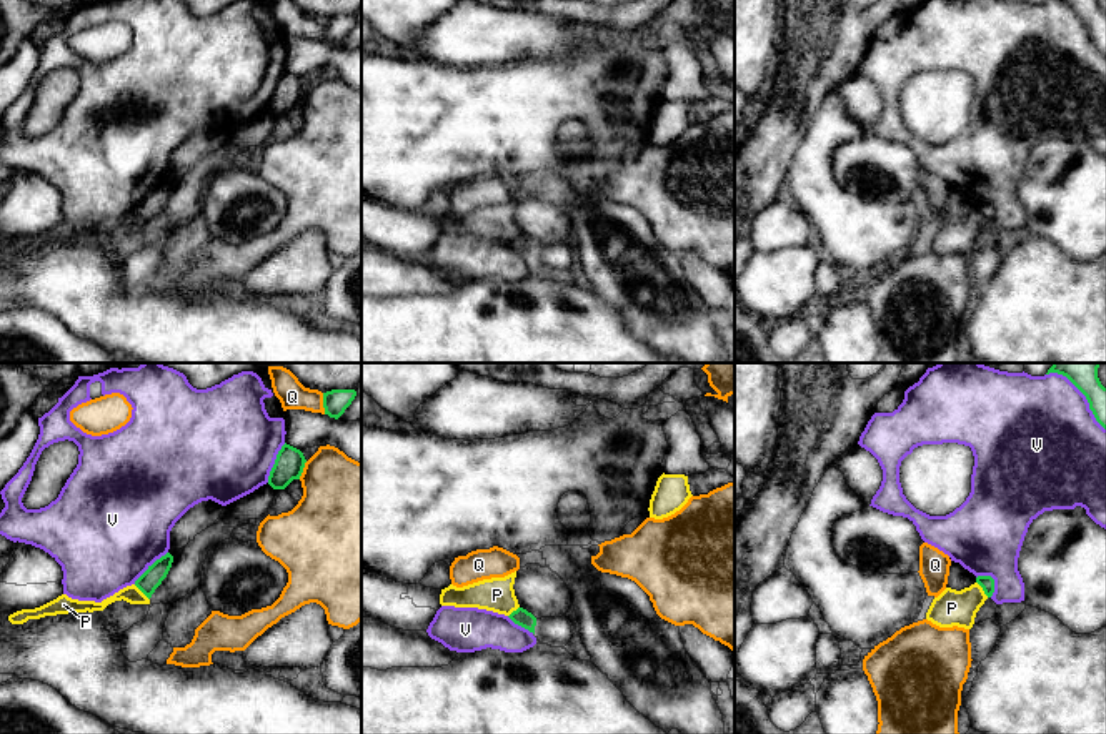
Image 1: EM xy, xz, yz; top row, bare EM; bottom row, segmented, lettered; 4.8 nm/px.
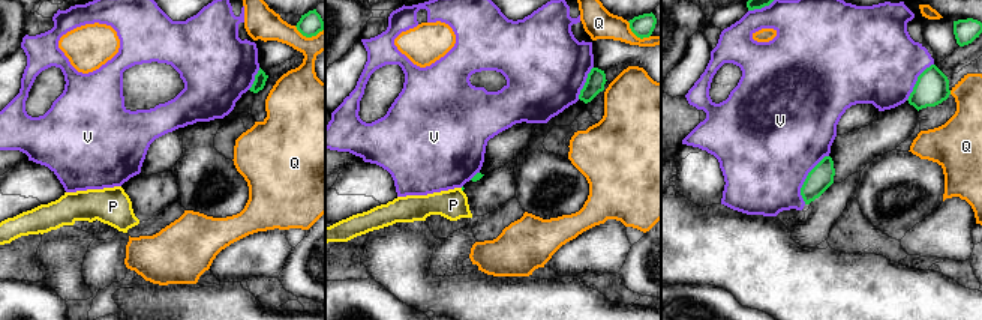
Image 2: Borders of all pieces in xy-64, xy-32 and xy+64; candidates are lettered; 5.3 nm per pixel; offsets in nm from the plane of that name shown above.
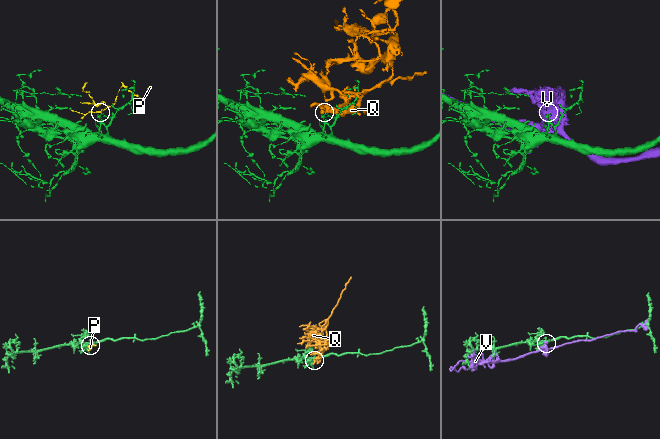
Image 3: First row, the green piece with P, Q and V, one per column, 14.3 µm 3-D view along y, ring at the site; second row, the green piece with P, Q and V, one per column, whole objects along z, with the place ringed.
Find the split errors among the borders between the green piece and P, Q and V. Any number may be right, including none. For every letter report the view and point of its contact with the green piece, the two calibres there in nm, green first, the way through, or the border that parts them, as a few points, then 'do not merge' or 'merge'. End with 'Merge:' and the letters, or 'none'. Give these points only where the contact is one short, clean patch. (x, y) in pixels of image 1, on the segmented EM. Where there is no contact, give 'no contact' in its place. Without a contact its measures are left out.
P: meets green in xy at (142, 591); 100 nm thick on the green side, 90 nm on the other; border along xy (134, 585), (149, 600); do not merge
Q: meets green in xy at (323, 403); 120 nm thick on the green side, 140 nm on the other; do not merge
V: meets green in yz at (1083, 393); 180 nm thick on the green side, 480 nm on the other; do not merge
Merge: none

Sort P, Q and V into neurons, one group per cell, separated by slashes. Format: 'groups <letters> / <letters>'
groups P / Q / V

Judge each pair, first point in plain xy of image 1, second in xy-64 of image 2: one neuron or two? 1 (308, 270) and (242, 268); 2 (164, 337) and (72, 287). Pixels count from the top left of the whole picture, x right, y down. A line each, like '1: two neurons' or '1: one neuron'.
1: one neuron
2: one neuron

